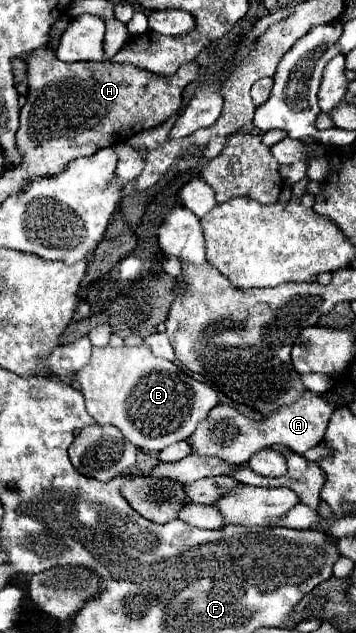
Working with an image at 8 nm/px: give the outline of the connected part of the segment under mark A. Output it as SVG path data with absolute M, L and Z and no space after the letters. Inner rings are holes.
M311 390L303 392L303 396L295 404L287 404L287 406L263 416L261 420L253 420L253 418L241 414L239 410L235 410L233 406L221 404L209 412L207 420L203 420L197 426L197 430L193 432L193 436L187 442L193 446L195 454L219 456L227 462L241 464L241 466L247 464L247 460L257 450L263 450L269 446L287 446L297 454L303 454L309 448L323 442L327 424L331 420L331 414L335 412L335 408L337 406L331 404L325 398L325 394L311 392ZM219 422L221 422L221 426L219 426Z

